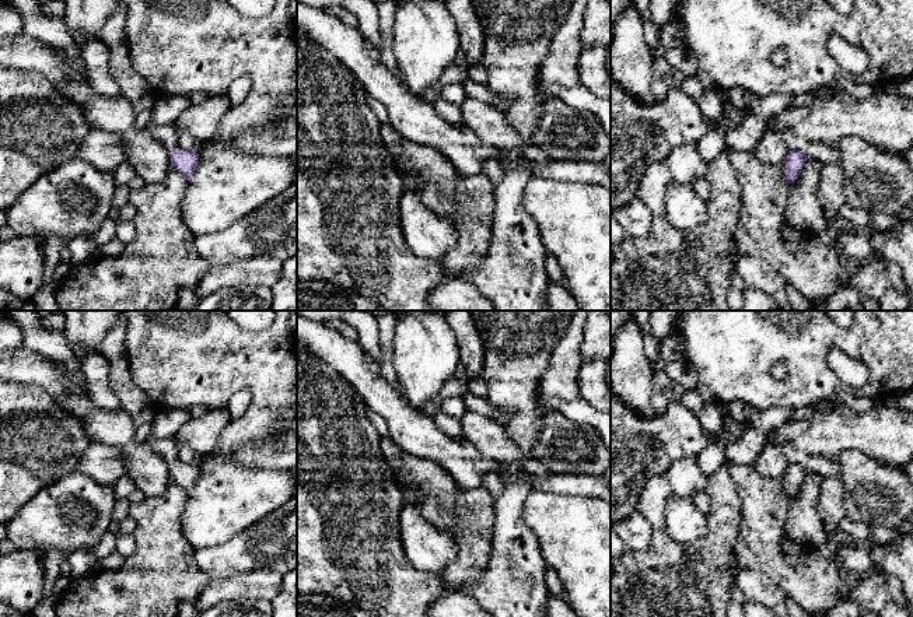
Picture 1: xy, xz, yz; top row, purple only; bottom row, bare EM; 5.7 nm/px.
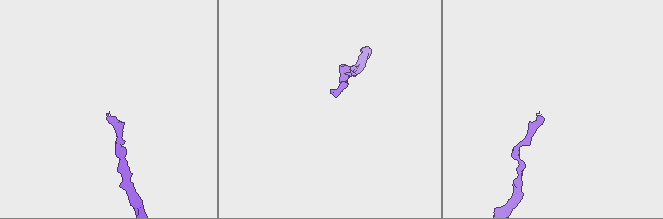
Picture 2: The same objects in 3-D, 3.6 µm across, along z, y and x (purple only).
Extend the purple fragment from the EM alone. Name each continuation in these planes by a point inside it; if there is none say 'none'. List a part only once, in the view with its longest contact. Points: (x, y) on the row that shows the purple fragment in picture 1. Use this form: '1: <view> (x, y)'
1: xy (167, 135)

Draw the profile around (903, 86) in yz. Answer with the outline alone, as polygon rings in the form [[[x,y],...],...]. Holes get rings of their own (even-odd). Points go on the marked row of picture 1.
[[[913,74],[899,77],[882,85],[857,84],[851,80],[839,80],[825,87],[823,97],[840,97],[847,94],[853,99],[871,97],[877,91],[893,91],[902,97],[913,99]]]

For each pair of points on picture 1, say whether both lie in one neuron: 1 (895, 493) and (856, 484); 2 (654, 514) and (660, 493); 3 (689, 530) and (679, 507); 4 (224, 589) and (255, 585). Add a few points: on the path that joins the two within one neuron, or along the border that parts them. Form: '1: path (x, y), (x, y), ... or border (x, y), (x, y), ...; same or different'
1: path (885, 493), (877, 493), (866, 484); same
2: path (654, 508), (654, 498); same
3: path (685, 525), (679, 512); same
4: path (231, 588), (248, 585); same

